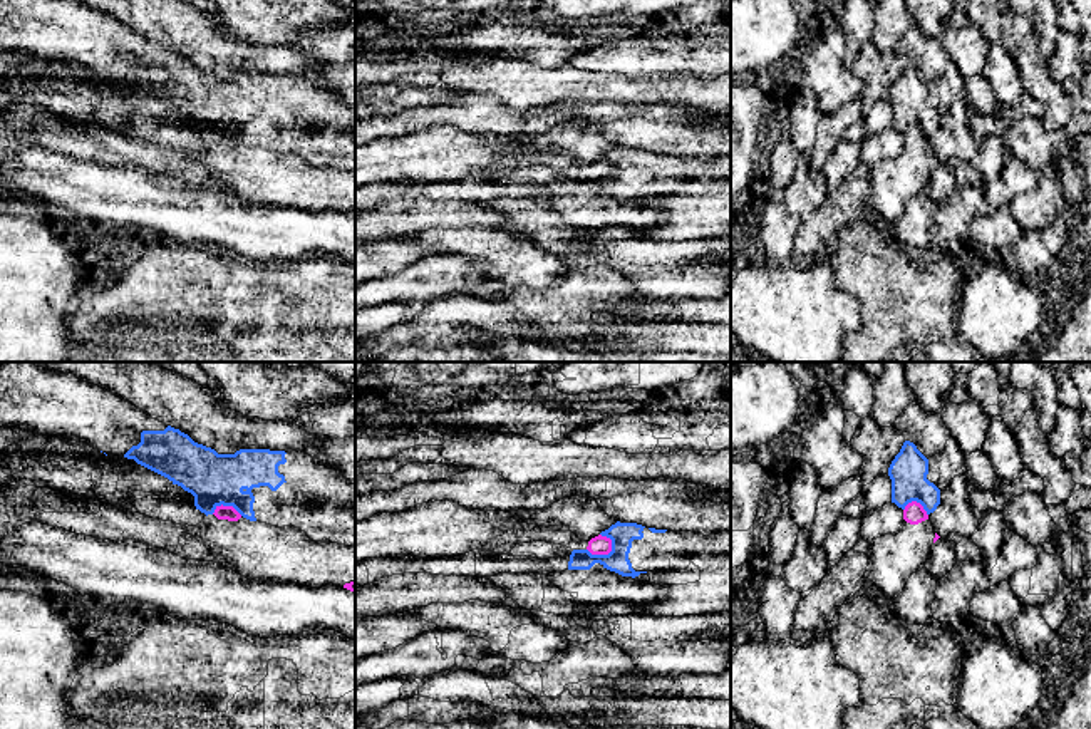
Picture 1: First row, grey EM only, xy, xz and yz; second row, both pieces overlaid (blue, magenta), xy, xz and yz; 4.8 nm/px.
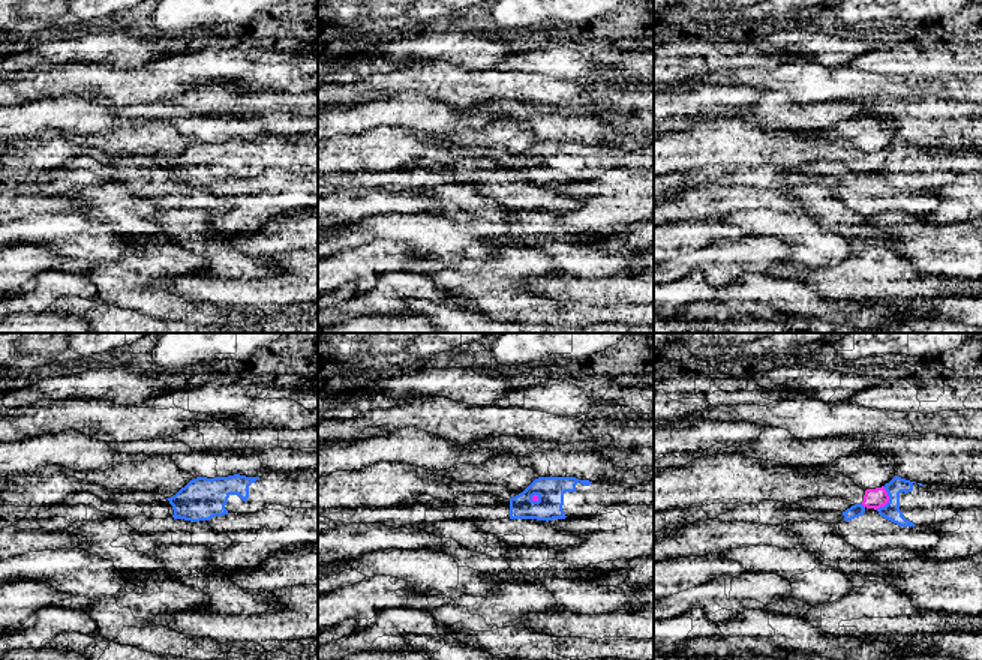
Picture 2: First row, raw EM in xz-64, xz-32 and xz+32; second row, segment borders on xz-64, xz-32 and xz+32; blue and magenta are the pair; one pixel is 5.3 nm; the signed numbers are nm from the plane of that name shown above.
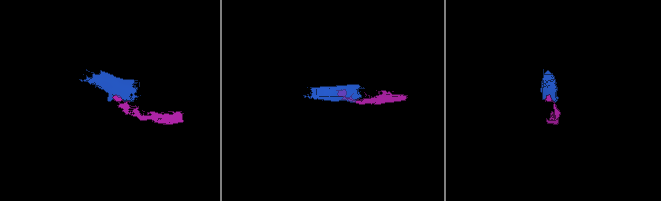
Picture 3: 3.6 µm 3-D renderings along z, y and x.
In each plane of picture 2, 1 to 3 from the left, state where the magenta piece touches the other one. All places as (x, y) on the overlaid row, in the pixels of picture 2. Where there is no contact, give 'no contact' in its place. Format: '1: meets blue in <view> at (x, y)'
1: no contact
2: meets blue in xz-32 at (538, 498)
3: meets blue in xz+32 at (889, 500)

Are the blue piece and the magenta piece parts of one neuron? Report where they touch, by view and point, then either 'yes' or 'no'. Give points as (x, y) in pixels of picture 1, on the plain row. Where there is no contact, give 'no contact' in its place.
xz (604, 180) | no

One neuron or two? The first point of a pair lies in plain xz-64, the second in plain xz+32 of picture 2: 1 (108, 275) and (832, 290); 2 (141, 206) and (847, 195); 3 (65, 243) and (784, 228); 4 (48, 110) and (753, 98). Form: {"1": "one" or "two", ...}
{"1": "one", "2": "one", "3": "one", "4": "two"}

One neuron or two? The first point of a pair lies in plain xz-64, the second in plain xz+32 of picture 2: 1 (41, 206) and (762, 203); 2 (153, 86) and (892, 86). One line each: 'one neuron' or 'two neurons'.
1: one neuron
2: one neuron

